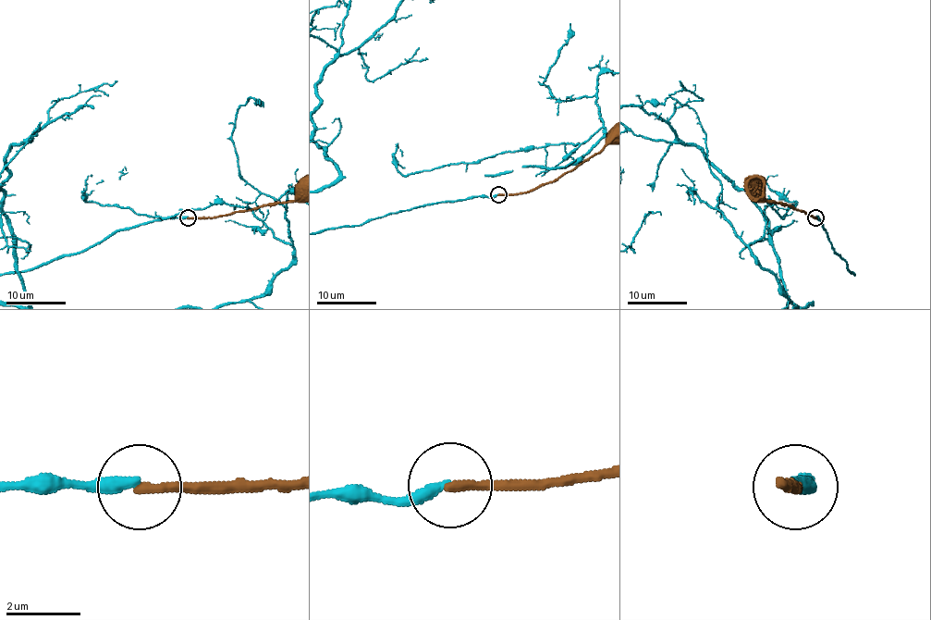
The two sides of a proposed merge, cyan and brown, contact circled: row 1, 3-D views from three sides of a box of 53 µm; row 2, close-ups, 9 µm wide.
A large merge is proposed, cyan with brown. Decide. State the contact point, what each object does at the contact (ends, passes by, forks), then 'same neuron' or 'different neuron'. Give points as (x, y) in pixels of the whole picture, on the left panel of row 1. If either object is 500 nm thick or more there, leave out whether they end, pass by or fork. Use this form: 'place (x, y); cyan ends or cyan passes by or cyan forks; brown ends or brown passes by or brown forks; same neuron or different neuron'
place (188, 217); cyan ends; brown ends; different neuron

